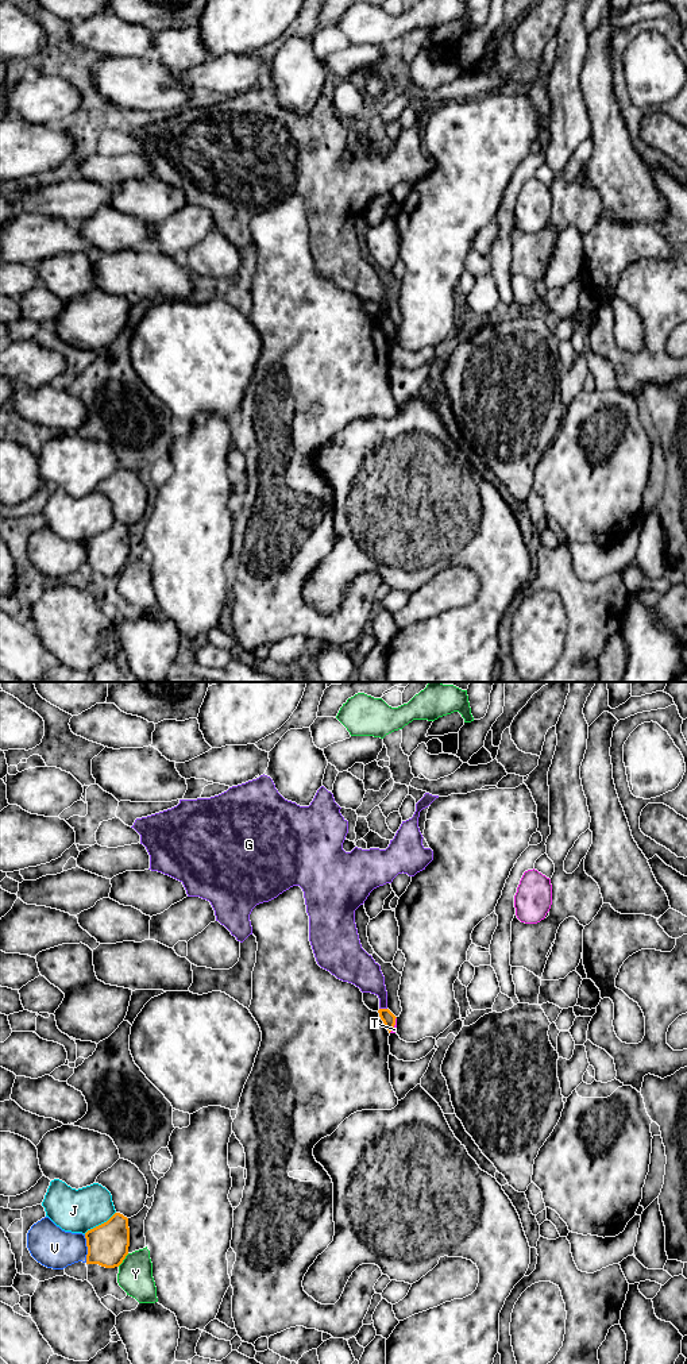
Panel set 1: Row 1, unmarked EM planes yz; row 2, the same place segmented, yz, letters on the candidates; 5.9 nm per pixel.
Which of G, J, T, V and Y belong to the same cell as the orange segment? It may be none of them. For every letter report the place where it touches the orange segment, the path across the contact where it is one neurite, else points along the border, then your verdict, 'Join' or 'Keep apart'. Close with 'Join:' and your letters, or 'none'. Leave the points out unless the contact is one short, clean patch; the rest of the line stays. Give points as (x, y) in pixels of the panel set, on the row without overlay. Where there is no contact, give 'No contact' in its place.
G: Touches orange at yz (383, 318). Boundary: yz (379, 316), (386, 318). Keep apart
J: Touches orange at yz (99, 534). Keep apart
T: Touches orange at yz (394, 332). Boundary: yz (396, 326), (396, 332), (389, 340). Keep apart
V: Touches orange at yz (88, 557). Keep apart
Y: Touches orange at yz (123, 567). Keep apart
Join: none

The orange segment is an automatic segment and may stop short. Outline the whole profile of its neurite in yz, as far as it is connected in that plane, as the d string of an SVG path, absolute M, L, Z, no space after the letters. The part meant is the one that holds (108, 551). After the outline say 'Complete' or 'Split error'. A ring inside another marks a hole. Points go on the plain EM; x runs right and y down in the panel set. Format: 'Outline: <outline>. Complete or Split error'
Outline: M115 521L107 531L85 542L88 563L86 573L105 577L119 575L128 563L128 527Z. Complete

